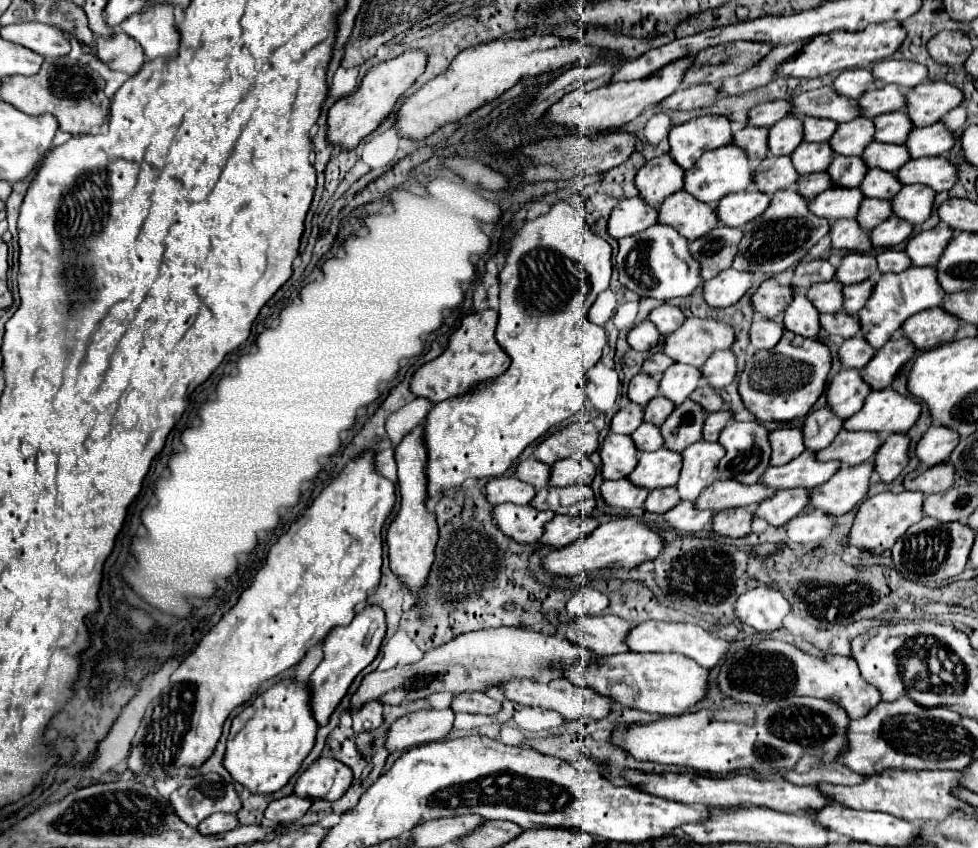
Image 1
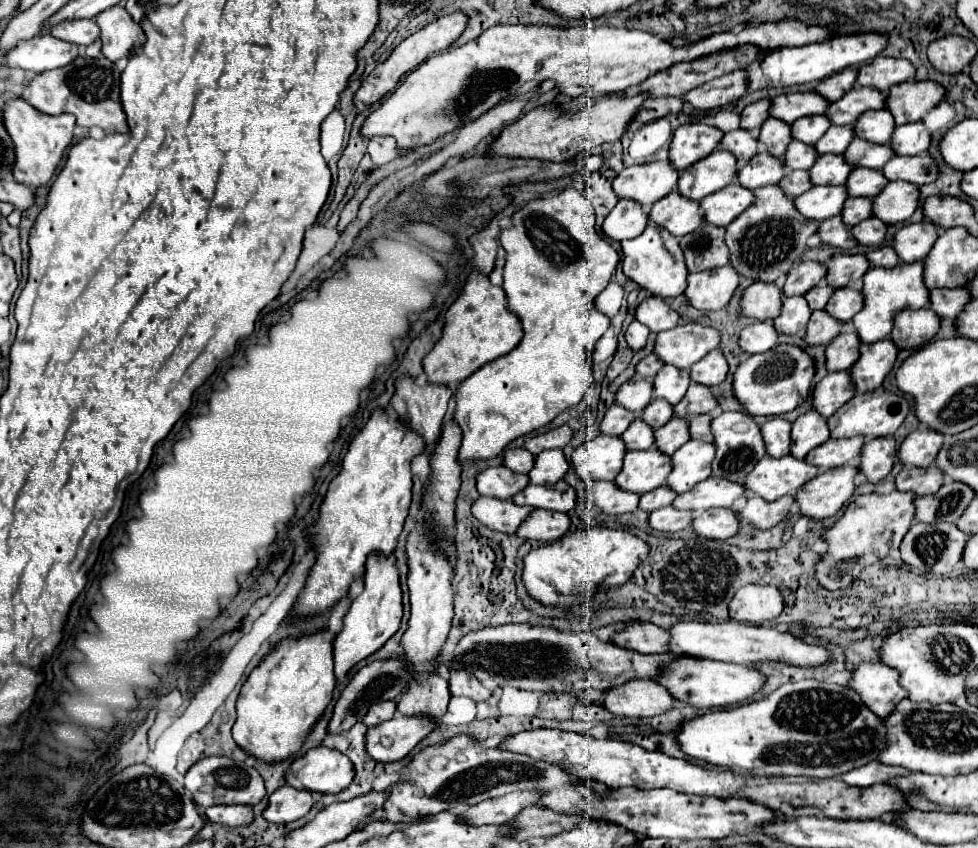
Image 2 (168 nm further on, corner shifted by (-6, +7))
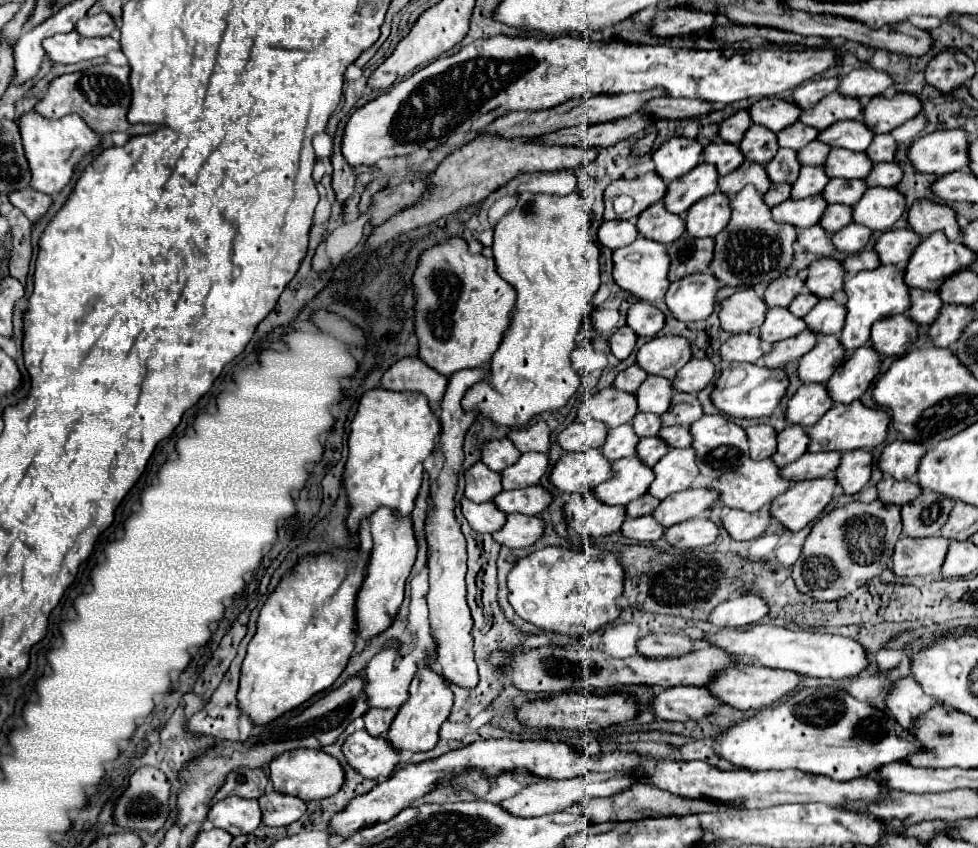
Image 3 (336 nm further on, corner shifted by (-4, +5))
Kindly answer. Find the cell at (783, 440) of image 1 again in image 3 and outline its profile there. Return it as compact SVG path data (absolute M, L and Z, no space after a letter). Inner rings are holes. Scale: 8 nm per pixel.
M749 426L745 428L747 432L747 440L749 440L749 452L751 452L751 458L753 460L763 460L763 458L769 458L775 448L777 448L777 432L771 428L771 426Z

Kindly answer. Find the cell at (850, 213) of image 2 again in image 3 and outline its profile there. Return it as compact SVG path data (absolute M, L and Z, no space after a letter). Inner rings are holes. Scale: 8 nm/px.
M829 204L829 208L825 208L825 216L821 216L819 226L827 228L829 234L835 234L841 228L845 228L849 222L853 222L849 206L845 206L845 204Z

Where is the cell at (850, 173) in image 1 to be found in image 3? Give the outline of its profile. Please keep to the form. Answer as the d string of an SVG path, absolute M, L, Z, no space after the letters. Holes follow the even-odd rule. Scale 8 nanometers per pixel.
M803 166L799 170L799 178L795 180L795 184L791 184L791 188L793 188L791 198L801 200L801 198L821 194L821 190L825 188L827 182L829 182L829 178L825 176L823 166Z

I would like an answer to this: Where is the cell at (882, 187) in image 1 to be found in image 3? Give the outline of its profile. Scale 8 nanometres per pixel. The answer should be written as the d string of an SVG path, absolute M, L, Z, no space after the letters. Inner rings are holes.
M833 178L823 188L821 196L825 196L825 202L829 202L829 204L855 206L865 190L867 190L867 186L863 184L863 180L841 180L841 178Z

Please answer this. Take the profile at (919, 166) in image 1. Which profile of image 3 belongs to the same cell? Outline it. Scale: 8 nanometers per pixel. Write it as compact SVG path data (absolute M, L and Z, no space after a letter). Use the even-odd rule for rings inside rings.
M889 162L889 164L875 164L869 176L865 178L865 184L871 188L873 186L891 188L891 186L897 186L899 180L901 180L901 168L895 162Z

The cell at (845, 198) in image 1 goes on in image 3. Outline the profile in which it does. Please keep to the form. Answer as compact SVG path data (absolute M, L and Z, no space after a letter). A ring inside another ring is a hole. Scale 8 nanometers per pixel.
M817 194L805 200L785 200L775 208L771 208L771 216L773 220L783 224L793 224L795 228L809 228L819 224L825 208L827 202Z

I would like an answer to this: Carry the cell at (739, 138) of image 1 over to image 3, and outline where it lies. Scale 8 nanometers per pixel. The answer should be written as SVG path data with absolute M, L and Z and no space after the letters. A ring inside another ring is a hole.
M713 142L703 148L703 162L709 162L717 168L721 176L733 172L735 168L741 166L743 154L735 144L725 144L725 142Z

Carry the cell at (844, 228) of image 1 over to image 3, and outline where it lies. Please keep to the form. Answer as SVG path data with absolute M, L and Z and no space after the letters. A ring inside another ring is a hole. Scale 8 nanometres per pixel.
M819 226L799 230L797 232L797 242L803 246L805 252L811 252L811 254L815 254L819 258L833 256L833 252L835 252L835 246L831 242L831 234L827 234Z

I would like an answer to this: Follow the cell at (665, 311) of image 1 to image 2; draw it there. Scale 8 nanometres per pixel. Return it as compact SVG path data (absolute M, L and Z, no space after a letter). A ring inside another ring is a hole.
M651 296L639 304L637 320L641 324L645 324L651 332L663 332L663 330L675 328L681 322L679 314L673 308L669 308L665 304L665 300L661 300L657 296Z

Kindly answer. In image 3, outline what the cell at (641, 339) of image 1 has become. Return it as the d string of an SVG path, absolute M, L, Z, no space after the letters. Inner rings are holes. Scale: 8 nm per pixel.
M623 326L623 328L619 328L607 342L609 342L611 354L613 354L615 358L619 358L619 360L625 360L625 358L631 354L631 350L635 348L637 334L633 334L627 326Z

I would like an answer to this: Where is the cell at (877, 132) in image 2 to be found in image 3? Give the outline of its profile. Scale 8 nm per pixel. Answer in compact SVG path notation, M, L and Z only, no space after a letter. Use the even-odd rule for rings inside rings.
M841 120L821 130L817 140L831 144L831 148L847 148L853 152L865 152L873 140L873 132L861 120Z

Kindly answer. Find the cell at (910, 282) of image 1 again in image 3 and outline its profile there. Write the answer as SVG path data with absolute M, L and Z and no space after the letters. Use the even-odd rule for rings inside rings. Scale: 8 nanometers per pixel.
M879 266L875 270L859 272L845 280L843 290L847 294L847 302L845 302L847 316L839 340L845 350L855 350L867 344L873 322L893 314L903 314L905 308L909 308L909 288L903 282L903 268L899 266Z

